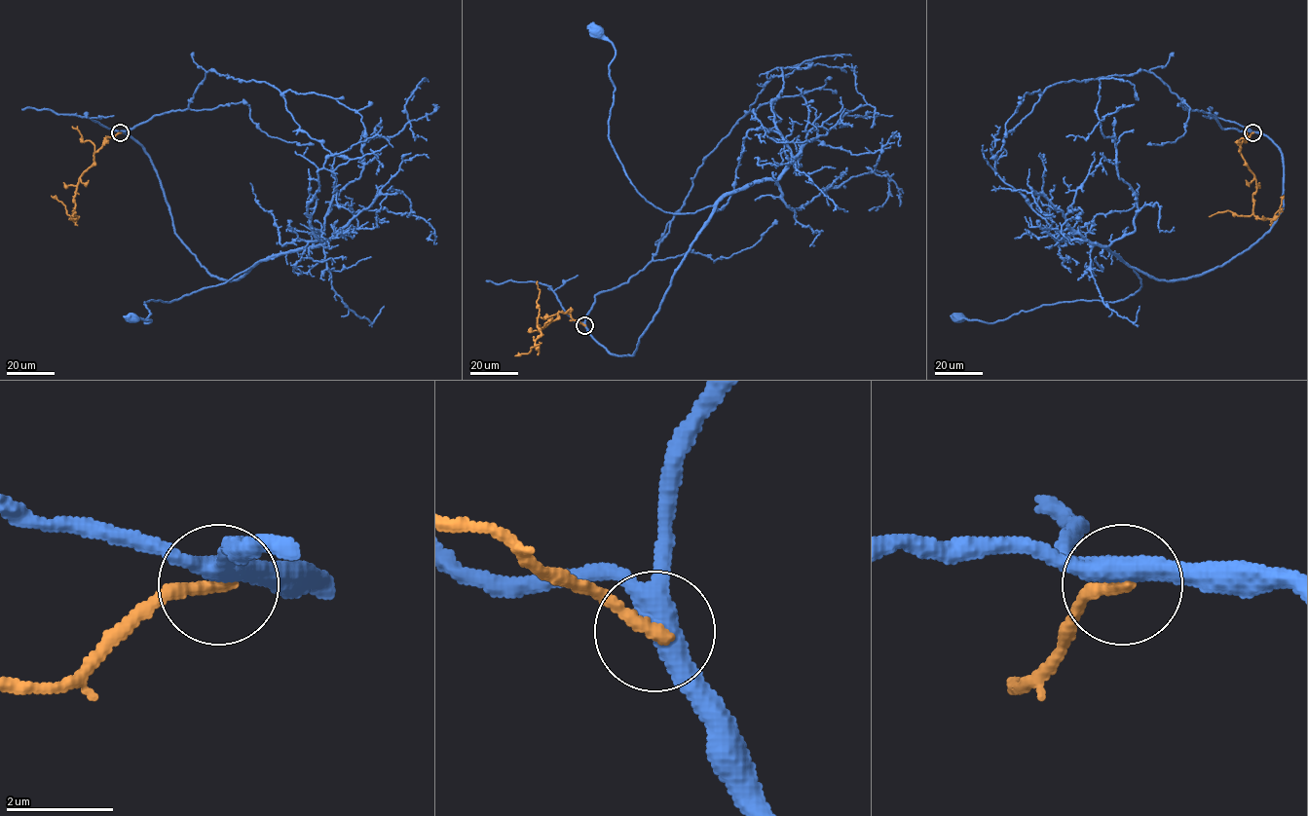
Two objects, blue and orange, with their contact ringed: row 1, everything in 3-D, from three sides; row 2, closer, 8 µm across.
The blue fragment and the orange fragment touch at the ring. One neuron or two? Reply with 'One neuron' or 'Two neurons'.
Two neurons

